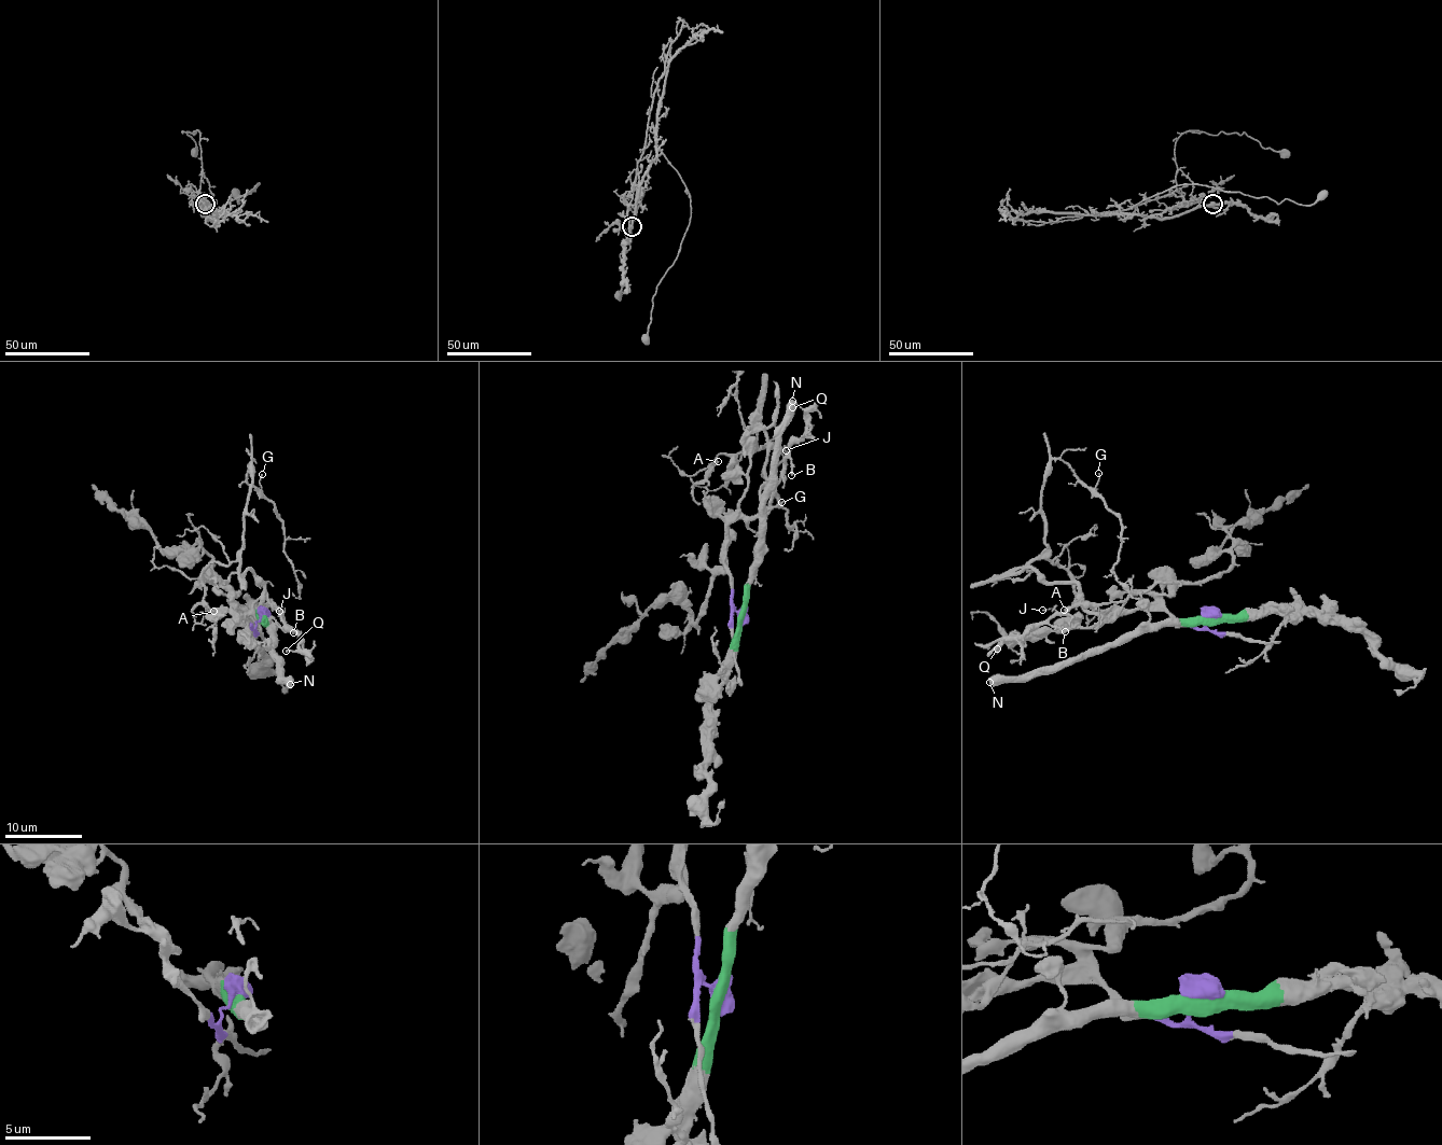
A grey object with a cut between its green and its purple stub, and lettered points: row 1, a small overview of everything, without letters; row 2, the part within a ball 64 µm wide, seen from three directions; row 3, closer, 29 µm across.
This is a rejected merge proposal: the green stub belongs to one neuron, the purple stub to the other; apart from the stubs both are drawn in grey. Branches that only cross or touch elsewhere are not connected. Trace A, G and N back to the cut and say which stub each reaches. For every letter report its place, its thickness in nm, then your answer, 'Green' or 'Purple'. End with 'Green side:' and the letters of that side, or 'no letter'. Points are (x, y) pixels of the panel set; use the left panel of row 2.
A: Place: (213, 611). Thickness 110 nm. Purple
G: Place: (262, 474). Thickness 110 nm. Purple
N: Place: (290, 684). Thickness 900 nm. Green
Green side: N

